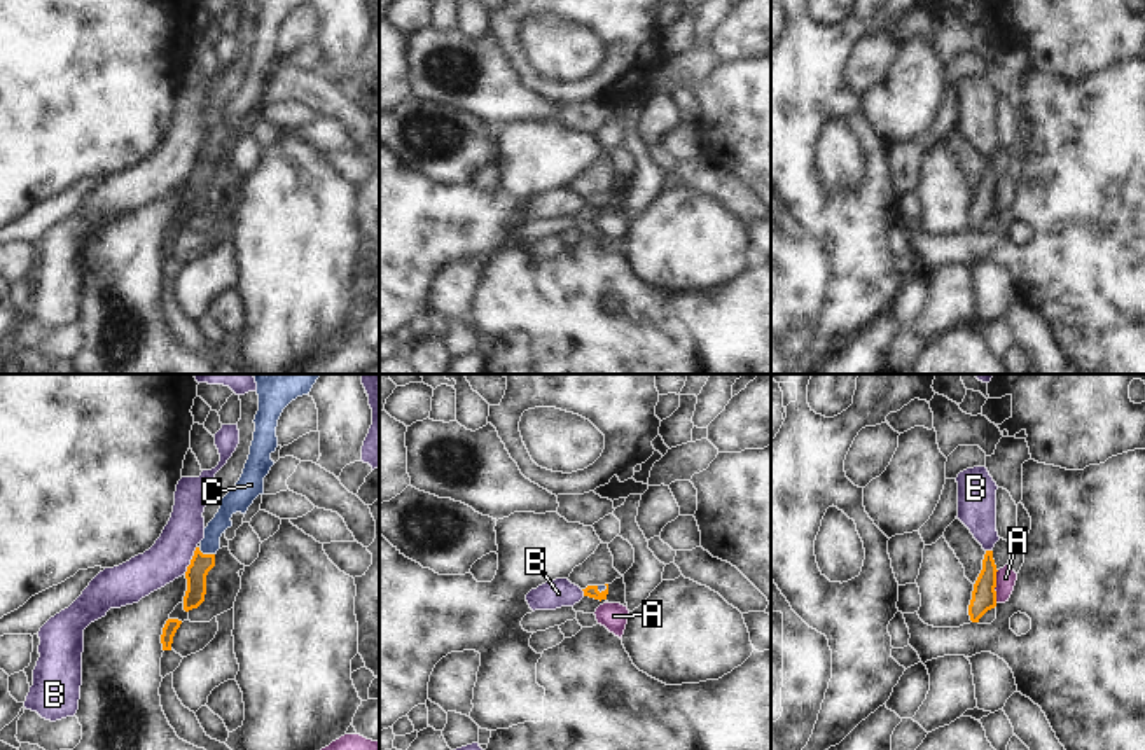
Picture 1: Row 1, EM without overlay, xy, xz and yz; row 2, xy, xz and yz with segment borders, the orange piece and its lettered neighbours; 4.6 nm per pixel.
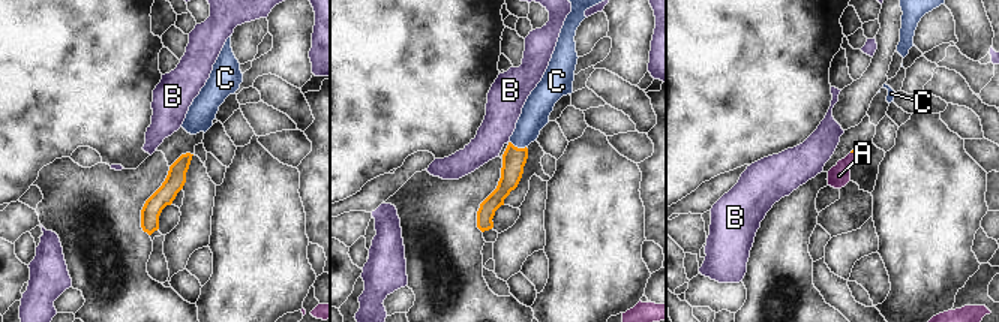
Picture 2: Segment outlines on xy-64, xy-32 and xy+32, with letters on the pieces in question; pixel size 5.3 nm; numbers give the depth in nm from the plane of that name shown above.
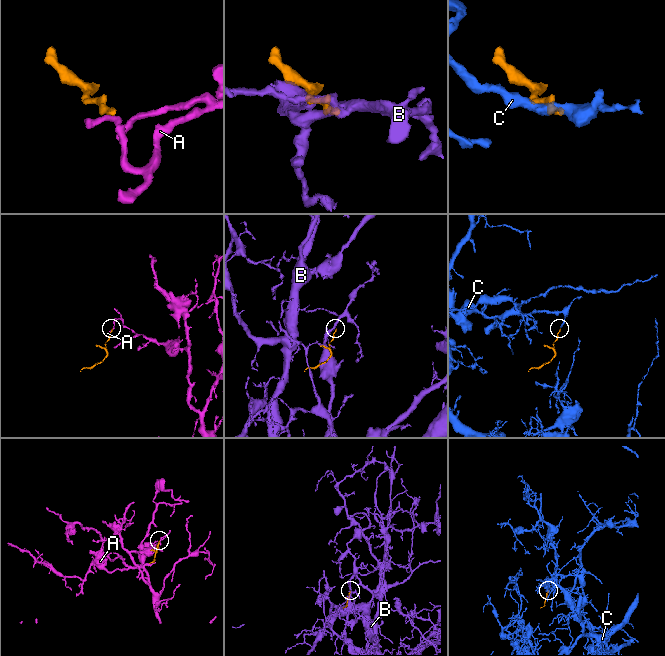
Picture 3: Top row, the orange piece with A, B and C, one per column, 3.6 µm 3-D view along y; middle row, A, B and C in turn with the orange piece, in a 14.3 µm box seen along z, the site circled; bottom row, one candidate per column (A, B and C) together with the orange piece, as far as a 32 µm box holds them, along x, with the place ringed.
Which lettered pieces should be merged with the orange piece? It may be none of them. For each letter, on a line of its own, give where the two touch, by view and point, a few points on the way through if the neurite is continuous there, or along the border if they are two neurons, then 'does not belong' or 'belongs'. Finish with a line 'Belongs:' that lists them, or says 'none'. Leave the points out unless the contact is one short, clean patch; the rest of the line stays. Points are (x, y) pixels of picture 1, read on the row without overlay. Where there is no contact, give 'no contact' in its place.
A: yz (995, 194) | along yz (999, 179), (995, 210) | does not belong
B: xy (191, 168) | along xy (196, 154), (184, 182) | does not belong
C: xy (207, 163) | across xy (201, 172), (207, 163), (210, 152) | belongs
Belongs: C

